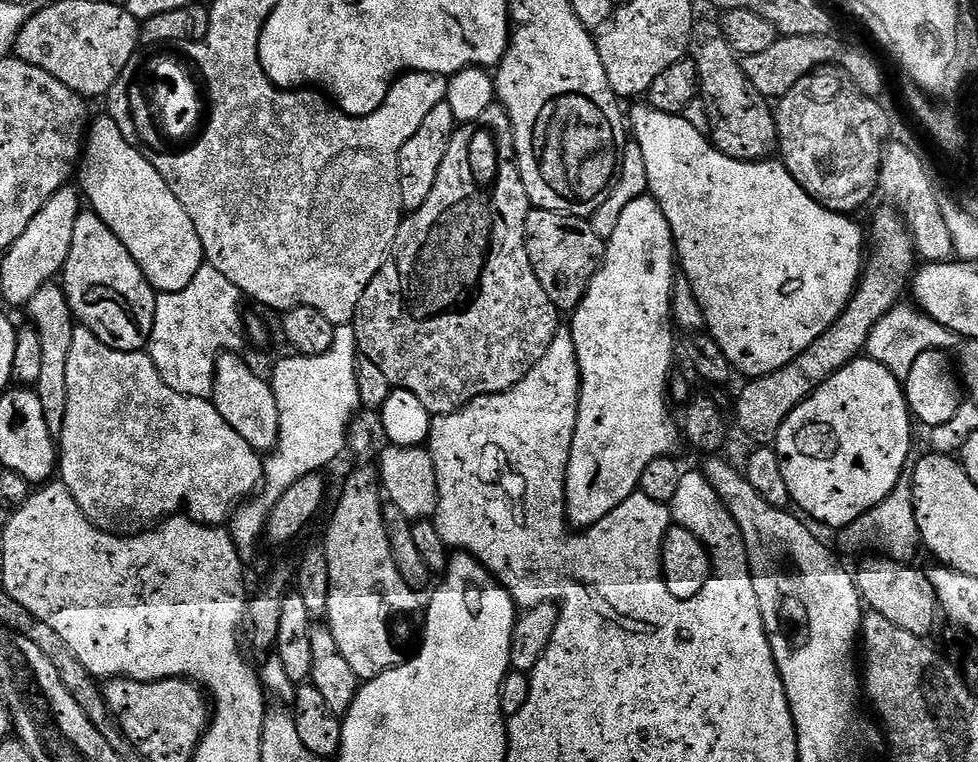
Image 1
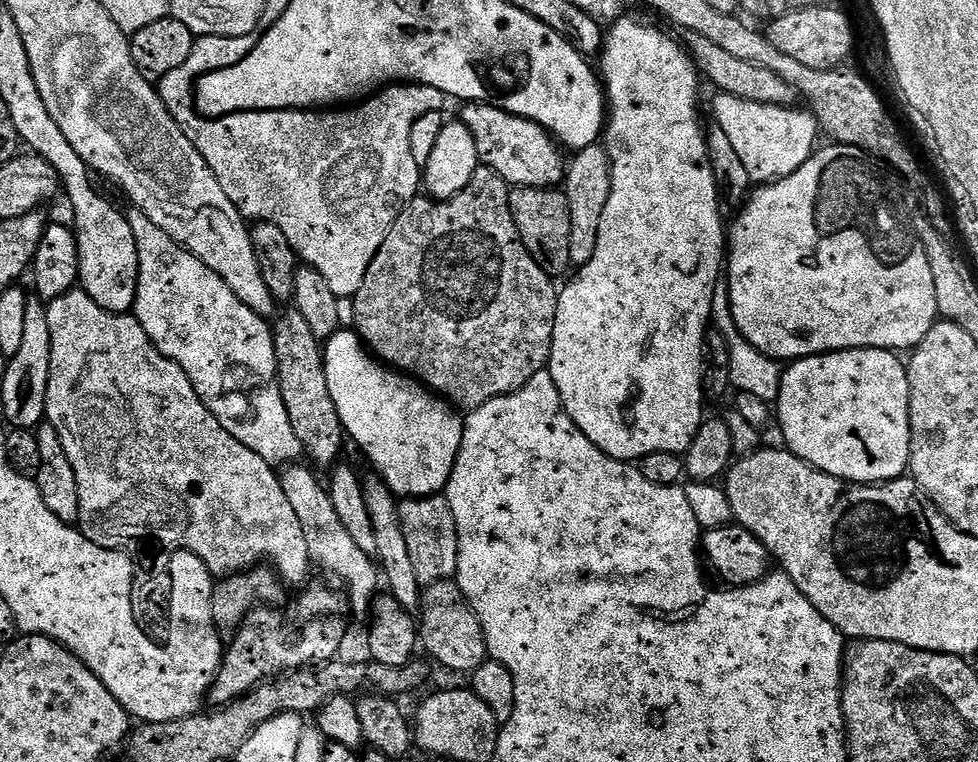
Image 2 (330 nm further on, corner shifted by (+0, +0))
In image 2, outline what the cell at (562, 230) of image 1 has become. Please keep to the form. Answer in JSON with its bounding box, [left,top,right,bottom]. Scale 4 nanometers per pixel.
[508,187,573,278]

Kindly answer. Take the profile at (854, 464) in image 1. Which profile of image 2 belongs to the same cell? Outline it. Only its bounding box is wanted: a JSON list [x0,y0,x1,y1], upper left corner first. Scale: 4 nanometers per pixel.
[774,348,910,484]

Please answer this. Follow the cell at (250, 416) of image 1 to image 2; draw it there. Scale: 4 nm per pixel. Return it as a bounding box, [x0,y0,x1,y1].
[279,462,382,615]

